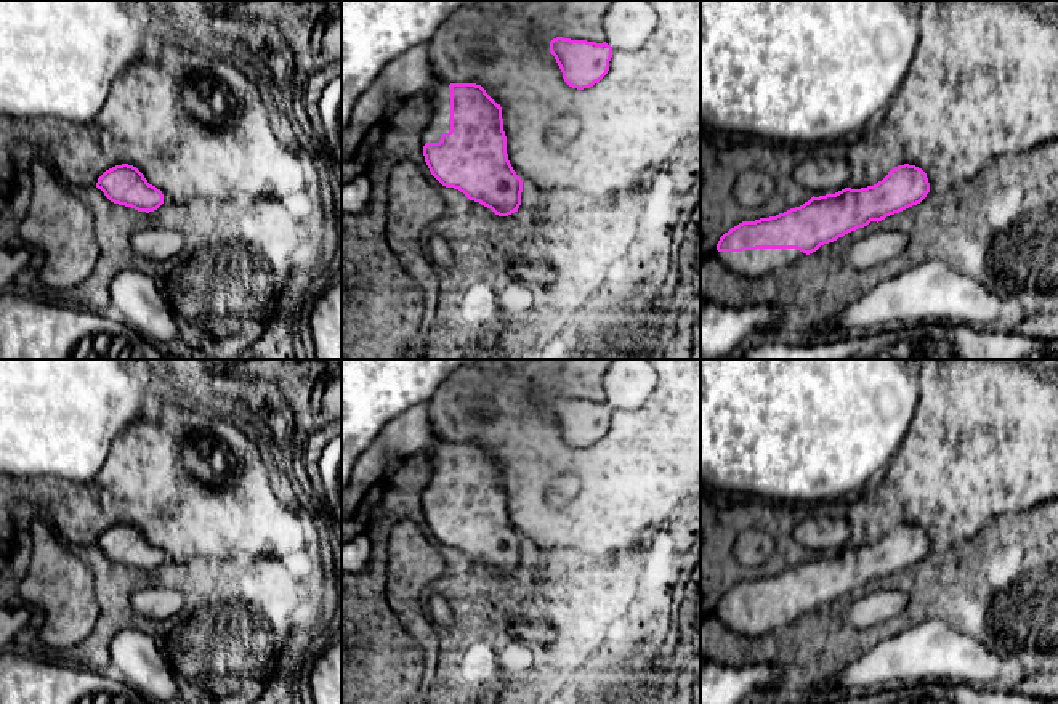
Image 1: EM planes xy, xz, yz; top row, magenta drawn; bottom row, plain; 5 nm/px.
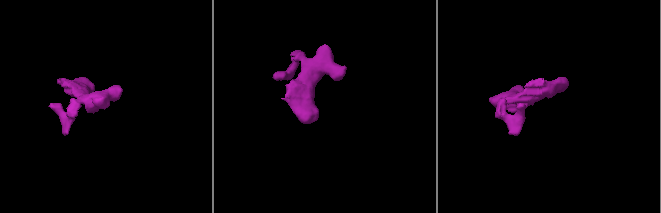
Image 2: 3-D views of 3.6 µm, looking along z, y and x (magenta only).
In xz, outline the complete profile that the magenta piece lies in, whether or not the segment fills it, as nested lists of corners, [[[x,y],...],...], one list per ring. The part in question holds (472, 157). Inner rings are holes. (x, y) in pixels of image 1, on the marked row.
[[[406,55],[393,59],[356,101],[351,120],[341,131],[341,186],[365,173],[370,151],[385,135],[385,106],[391,98],[404,101],[414,95],[431,96],[431,115],[422,133],[423,156],[431,175],[446,188],[463,192],[499,216],[518,212],[523,180],[513,170],[507,154],[502,107],[481,85],[442,83],[430,67],[414,67]]]

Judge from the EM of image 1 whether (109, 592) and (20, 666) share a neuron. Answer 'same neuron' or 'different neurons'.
different neurons

